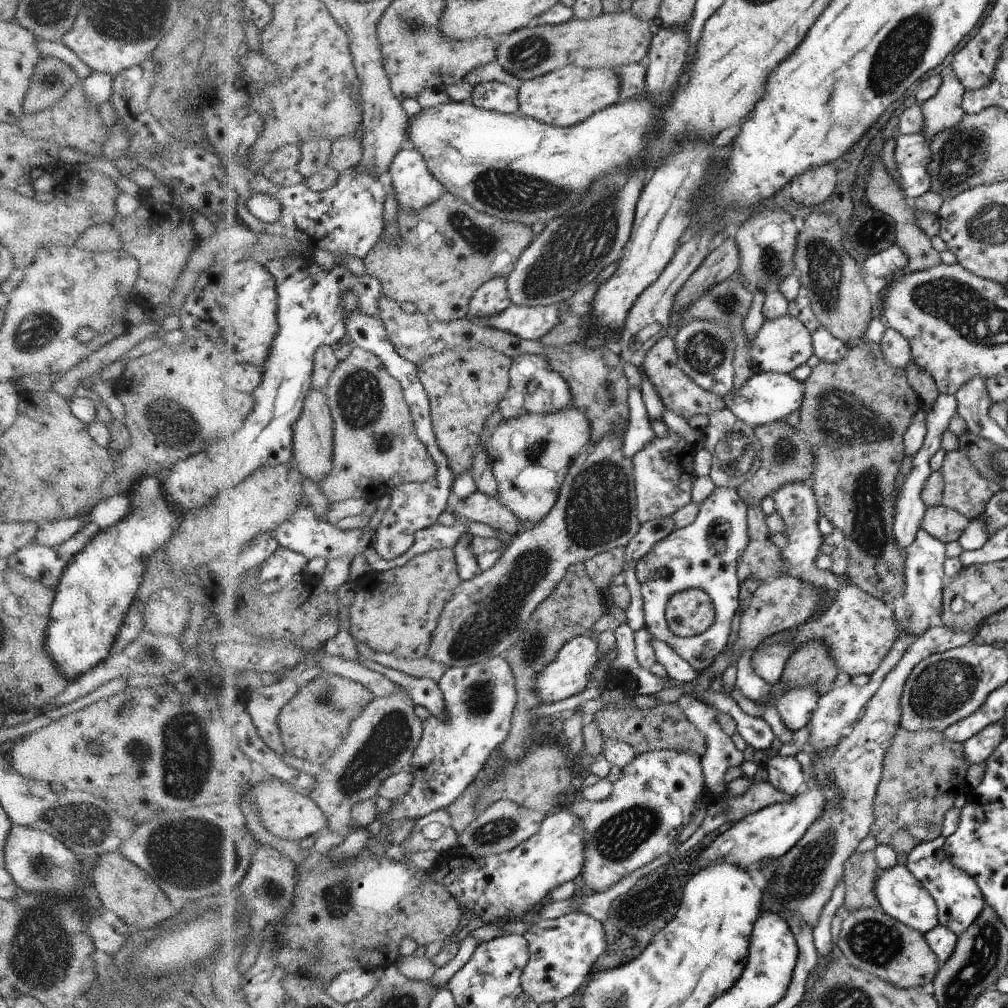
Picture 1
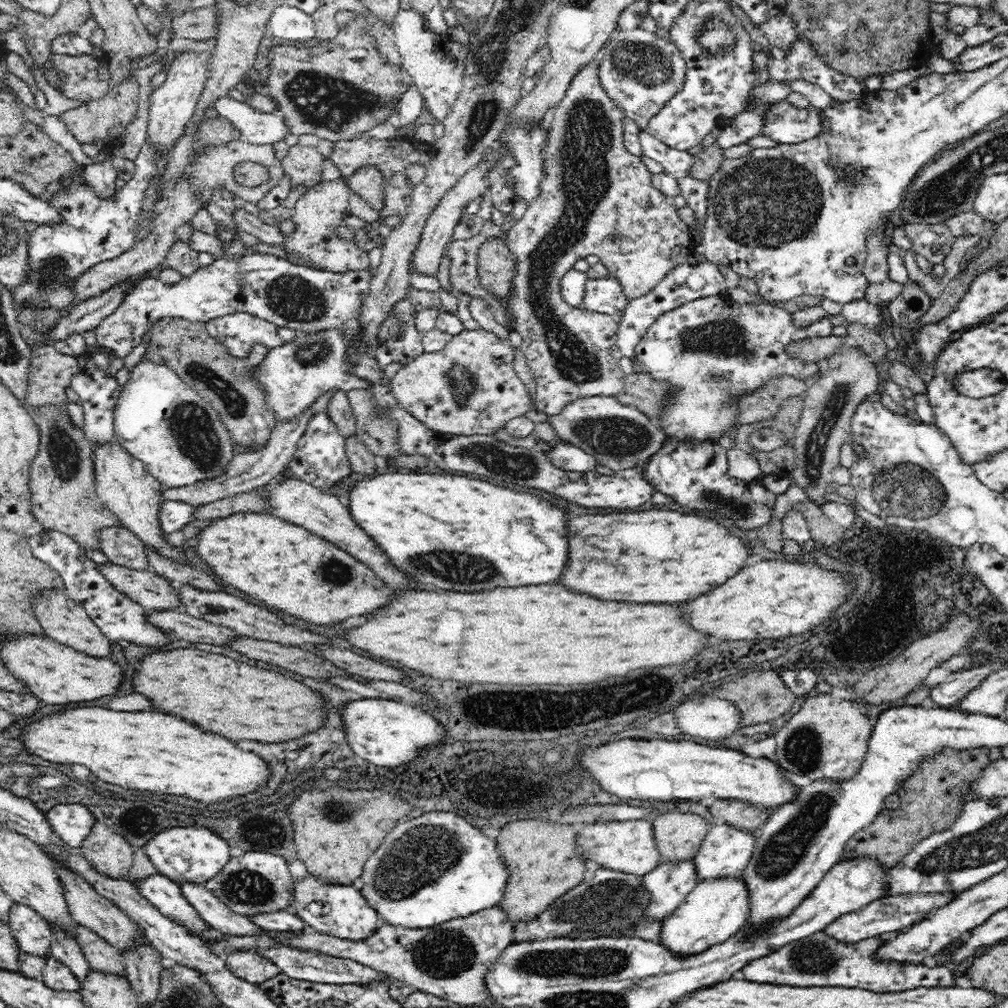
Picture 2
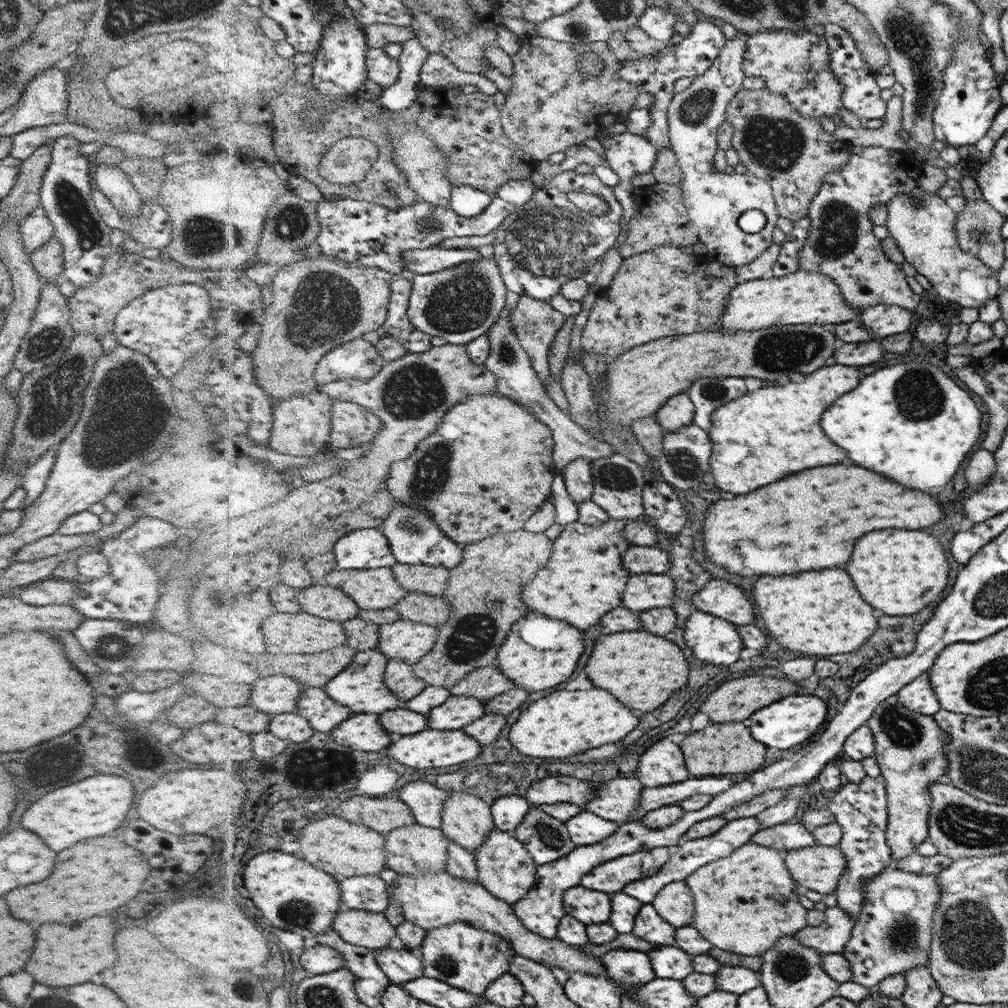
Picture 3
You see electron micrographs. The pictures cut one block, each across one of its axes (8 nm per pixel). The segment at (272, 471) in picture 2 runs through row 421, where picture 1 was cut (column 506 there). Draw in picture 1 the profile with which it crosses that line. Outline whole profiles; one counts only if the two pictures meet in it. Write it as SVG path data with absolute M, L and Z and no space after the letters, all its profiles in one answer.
M498 276L488 280L475 292L470 317L475 320L490 318L500 314L512 304L506 277Z

